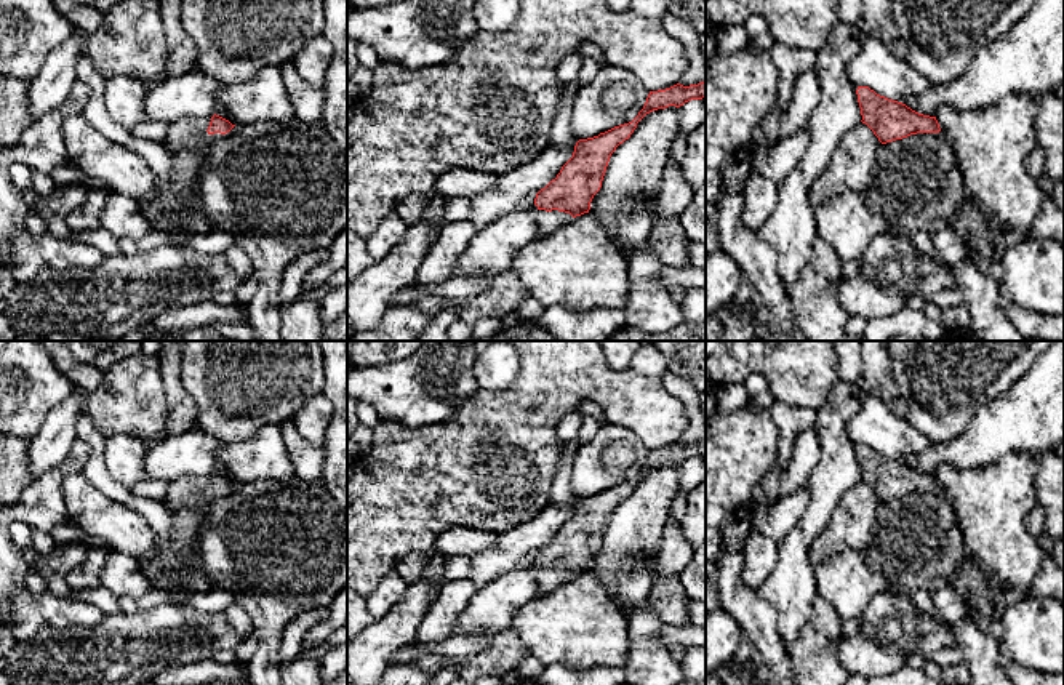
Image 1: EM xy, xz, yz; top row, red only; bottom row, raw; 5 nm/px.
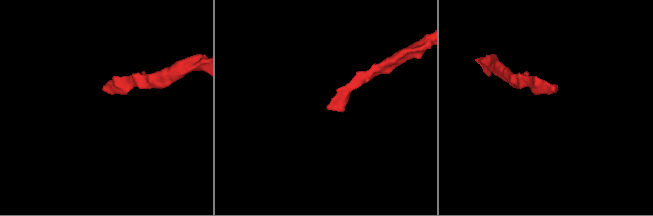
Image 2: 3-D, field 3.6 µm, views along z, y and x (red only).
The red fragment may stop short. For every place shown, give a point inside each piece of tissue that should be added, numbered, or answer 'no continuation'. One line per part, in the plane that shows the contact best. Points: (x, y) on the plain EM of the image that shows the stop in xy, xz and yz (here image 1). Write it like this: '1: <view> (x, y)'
1: xy (176, 567)

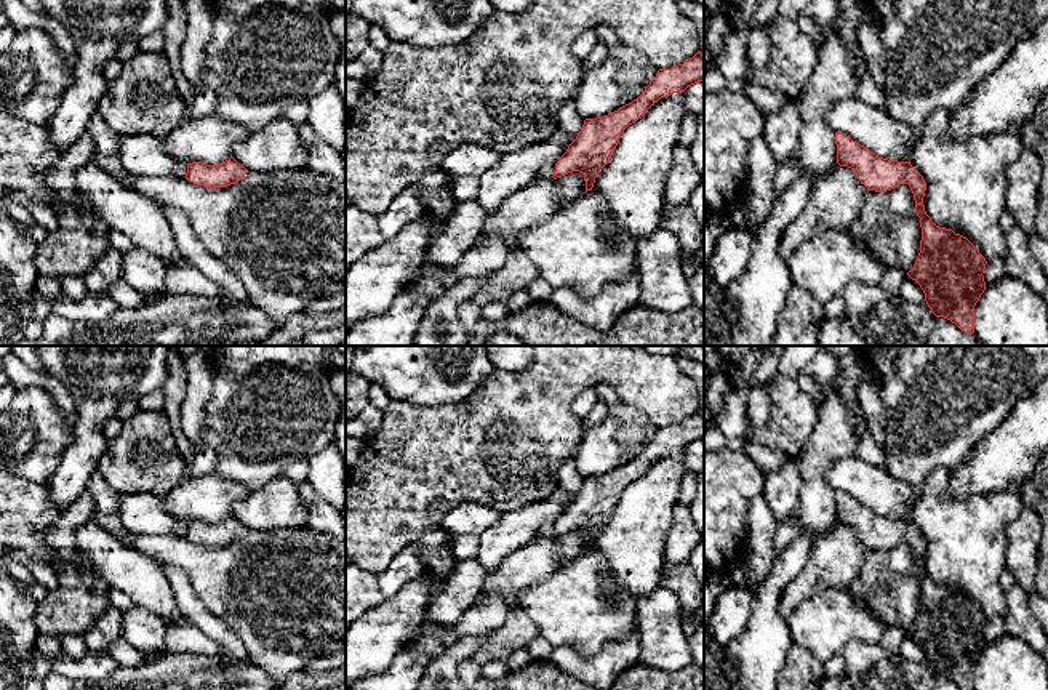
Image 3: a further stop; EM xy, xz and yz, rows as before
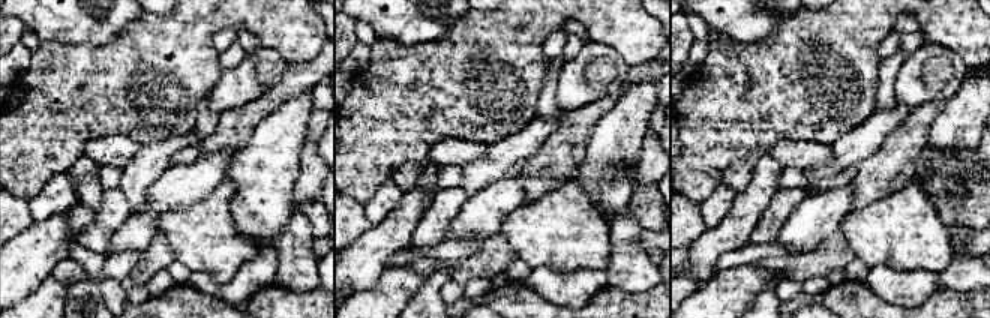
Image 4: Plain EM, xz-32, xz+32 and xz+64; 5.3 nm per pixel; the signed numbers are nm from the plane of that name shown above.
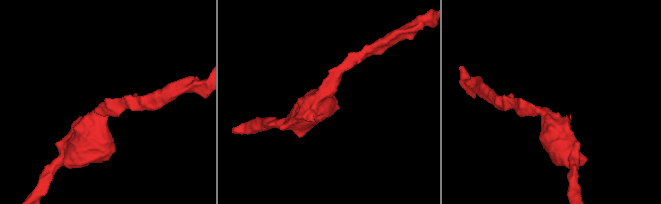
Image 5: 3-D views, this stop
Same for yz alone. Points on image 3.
no continuation

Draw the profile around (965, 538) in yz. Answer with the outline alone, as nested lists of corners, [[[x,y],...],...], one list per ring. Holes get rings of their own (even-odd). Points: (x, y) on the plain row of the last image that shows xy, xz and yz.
[[[936,467],[922,483],[910,524],[923,535],[923,564],[931,580],[966,596],[986,616],[1006,616],[998,576],[1006,568],[1006,527],[1022,509],[1021,491],[950,495],[954,467]]]

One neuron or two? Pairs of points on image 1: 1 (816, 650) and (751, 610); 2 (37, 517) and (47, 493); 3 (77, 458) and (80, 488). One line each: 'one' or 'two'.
1: two
2: one
3: two

